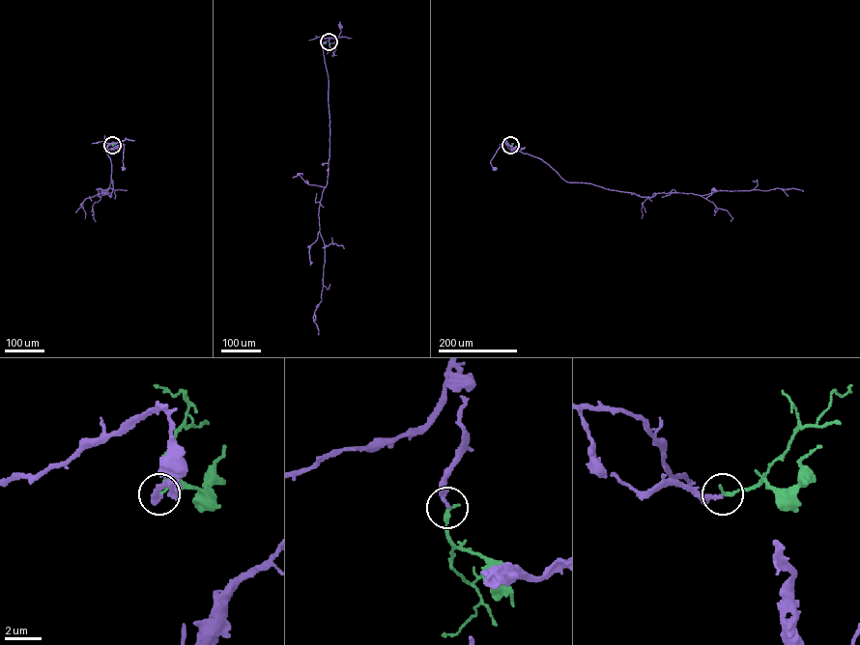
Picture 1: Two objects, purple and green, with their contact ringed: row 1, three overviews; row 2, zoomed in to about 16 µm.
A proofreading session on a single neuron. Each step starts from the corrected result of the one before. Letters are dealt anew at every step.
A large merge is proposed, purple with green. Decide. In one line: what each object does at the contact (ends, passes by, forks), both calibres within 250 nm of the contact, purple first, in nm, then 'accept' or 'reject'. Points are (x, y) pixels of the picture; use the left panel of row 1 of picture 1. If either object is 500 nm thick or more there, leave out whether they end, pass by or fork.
purple ends; green ends; calibres 240 and 220 nm; accept

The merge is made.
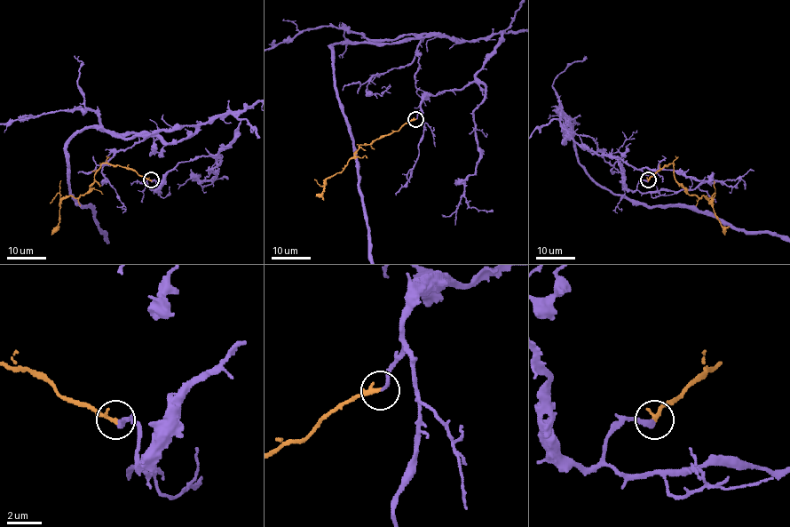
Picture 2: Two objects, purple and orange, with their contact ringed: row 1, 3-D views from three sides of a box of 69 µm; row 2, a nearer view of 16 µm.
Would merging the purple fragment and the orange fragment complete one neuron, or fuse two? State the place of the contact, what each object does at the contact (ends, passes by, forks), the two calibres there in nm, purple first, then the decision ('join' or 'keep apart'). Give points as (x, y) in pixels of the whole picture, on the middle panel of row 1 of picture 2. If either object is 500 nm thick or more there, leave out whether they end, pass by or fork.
at (415, 119); purple ends there; orange ends there; 220 nm thick on the purple side, 240 nm on the other; join

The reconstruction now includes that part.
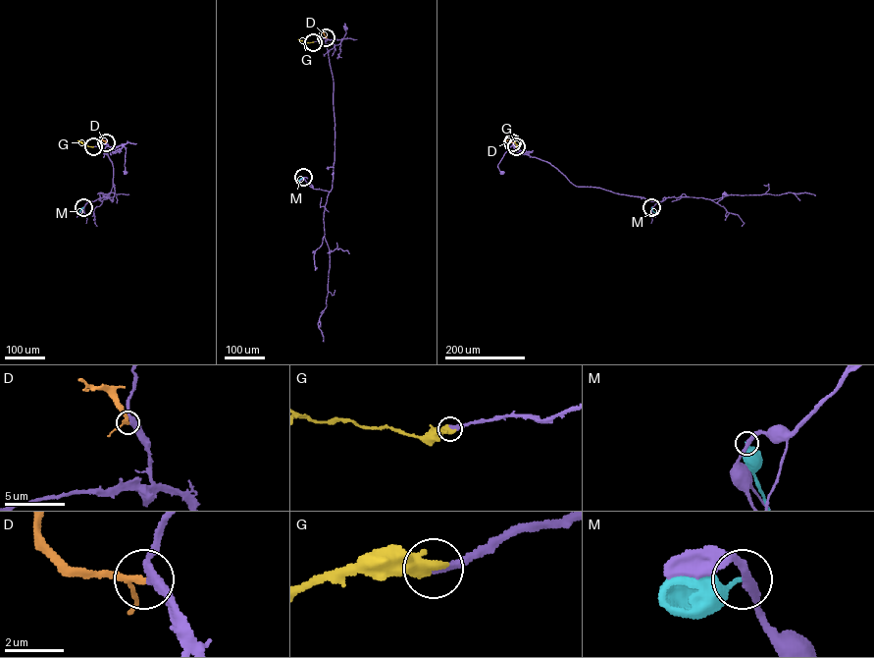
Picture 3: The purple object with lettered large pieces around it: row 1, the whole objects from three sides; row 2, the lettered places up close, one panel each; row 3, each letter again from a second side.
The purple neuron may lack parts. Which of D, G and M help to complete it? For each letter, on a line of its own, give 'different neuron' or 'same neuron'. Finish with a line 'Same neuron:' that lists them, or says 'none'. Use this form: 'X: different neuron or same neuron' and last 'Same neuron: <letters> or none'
D: same neuron
G: same neuron
M: different neuron
Same neuron: D, G

